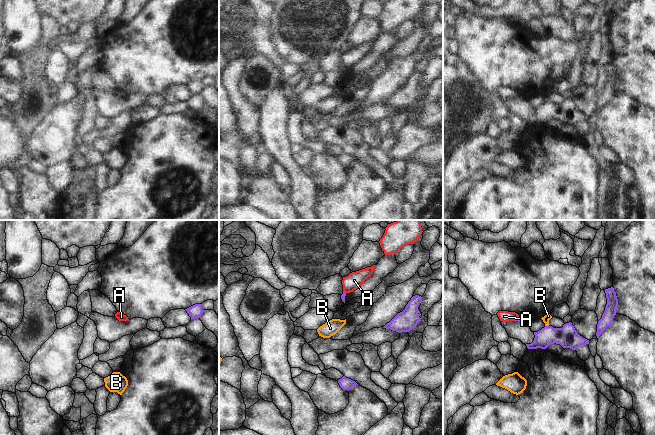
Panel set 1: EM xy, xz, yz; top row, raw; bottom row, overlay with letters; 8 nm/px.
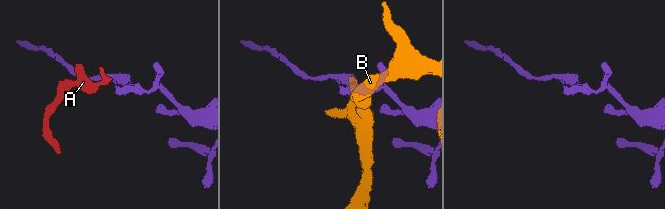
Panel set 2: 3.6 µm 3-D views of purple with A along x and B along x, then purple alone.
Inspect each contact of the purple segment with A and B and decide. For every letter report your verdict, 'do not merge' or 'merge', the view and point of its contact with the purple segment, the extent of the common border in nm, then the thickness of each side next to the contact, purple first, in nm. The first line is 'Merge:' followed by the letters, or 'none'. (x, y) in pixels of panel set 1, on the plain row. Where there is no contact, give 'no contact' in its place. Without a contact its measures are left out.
Merge: none
A: do not merge; contact yz (516, 95); length 40 nm; calibres 30 and 90 nm
B: do not merge; contact yz (547, 102); length 30 nm; calibres 170 and 60 nm

